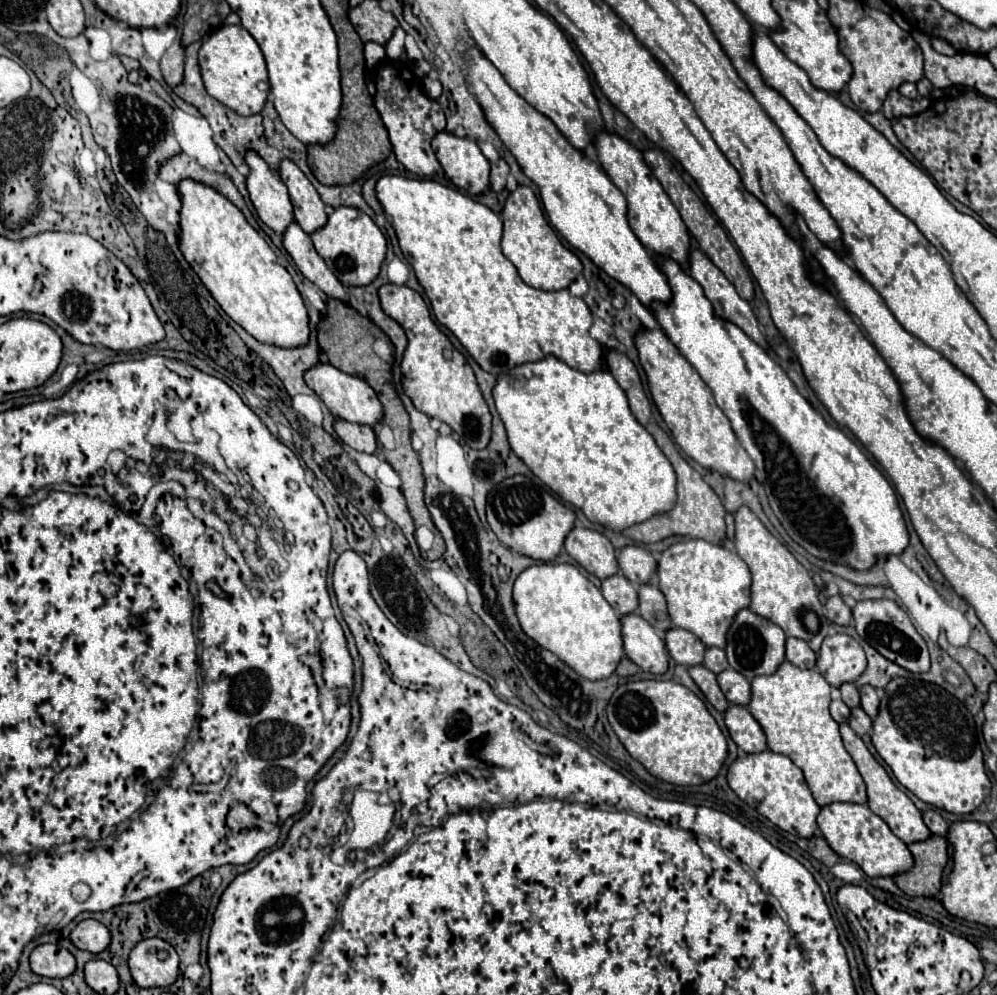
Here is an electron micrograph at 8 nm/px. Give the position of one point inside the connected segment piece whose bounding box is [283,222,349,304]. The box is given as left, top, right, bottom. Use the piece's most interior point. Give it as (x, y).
(298, 244)

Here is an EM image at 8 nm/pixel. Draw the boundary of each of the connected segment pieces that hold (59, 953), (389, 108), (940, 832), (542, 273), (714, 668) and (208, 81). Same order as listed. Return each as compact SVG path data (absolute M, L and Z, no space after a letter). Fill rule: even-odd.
M41 944L31 952L31 968L35 974L45 978L67 978L75 972L75 956L57 946L57 944Z
M385 64L377 74L375 106L389 130L397 160L417 176L433 176L441 164L435 158L435 152L431 150L431 140L437 132L445 130L445 114L437 100L427 98L427 94L423 94L421 80L409 68L403 68L403 64ZM391 98L393 102L389 104Z
M927 810L927 812L923 812L923 820L925 820L927 828L931 830L931 834L935 834L935 836L947 836L947 832L949 832L949 822L943 820L939 812Z
M519 186L515 192L509 194L501 212L501 220L505 226L501 244L503 254L515 264L525 284L541 290L563 290L581 274L581 260L575 256L575 252L563 246L559 236L547 222L535 192L529 186Z
M707 648L705 652L705 660L703 660L703 666L709 668L711 672L715 674L721 674L723 670L727 670L727 656L725 656L725 650L721 648Z
M223 26L213 32L199 50L199 66L207 92L241 116L259 114L269 96L269 80L263 52L243 26Z

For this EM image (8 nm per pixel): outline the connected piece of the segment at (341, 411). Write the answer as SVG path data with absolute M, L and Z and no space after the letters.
M321 362L321 364L313 366L311 370L307 370L305 382L325 402L325 406L329 408L329 412L335 418L355 422L355 424L367 424L367 426L373 426L383 420L383 404L379 402L375 390L365 380L361 380L357 376L345 374L345 372L337 370L335 366Z

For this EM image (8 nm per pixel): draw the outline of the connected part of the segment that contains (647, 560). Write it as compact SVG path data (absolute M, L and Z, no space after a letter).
M625 546L617 560L623 576L637 588L649 584L657 572L657 560L643 546Z

